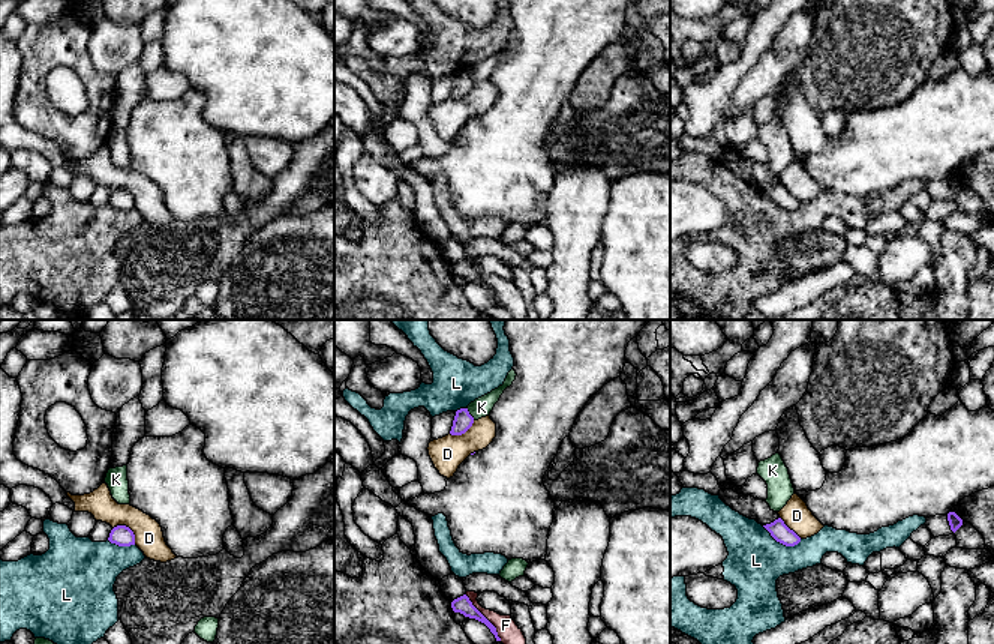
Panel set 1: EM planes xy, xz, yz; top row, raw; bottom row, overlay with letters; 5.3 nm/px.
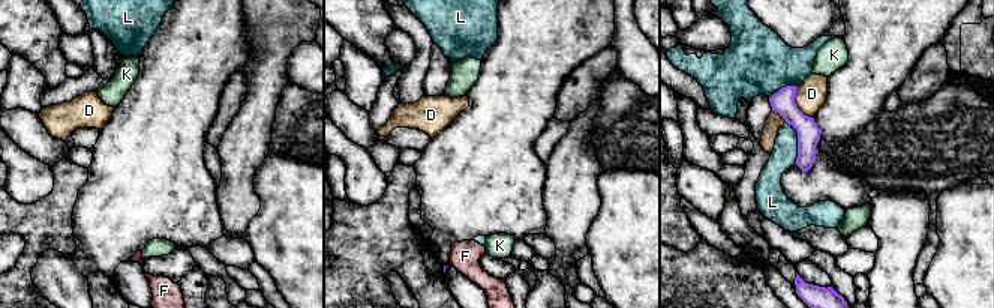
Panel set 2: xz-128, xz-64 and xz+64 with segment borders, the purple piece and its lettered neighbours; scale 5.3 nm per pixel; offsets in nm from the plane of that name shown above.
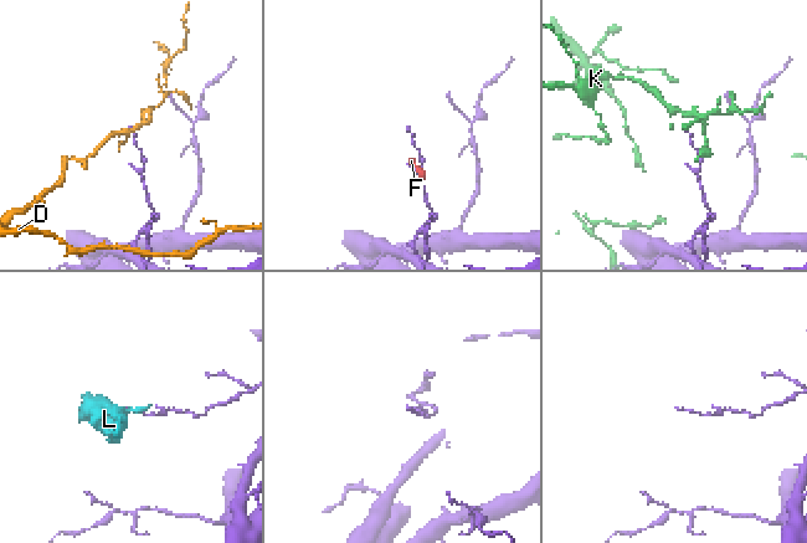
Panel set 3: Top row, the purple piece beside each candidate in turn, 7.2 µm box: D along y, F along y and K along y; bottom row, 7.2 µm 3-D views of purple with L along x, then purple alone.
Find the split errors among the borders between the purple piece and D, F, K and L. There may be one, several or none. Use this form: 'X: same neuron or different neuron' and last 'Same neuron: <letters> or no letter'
D: different neuron
F: different neuron
K: different neuron
L: different neuron
Same neuron: no letter

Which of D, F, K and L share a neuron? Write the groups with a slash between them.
D / F L / K

